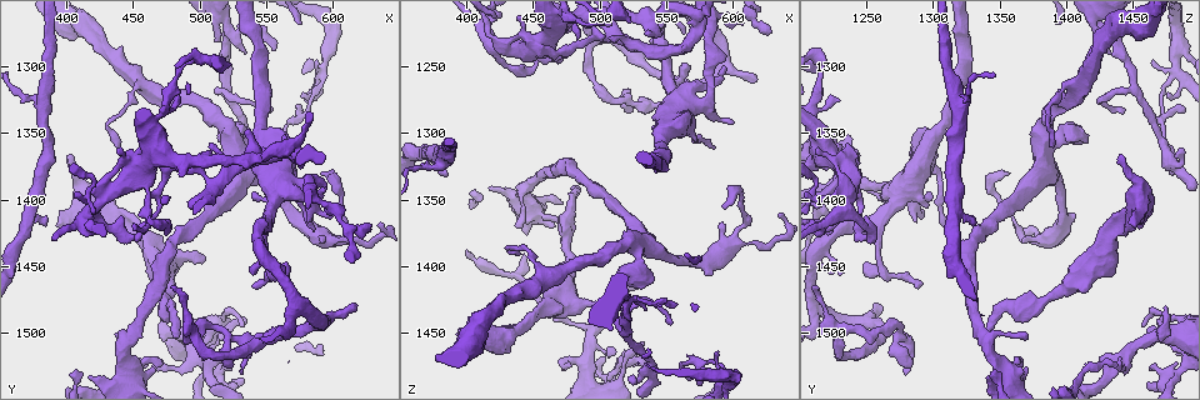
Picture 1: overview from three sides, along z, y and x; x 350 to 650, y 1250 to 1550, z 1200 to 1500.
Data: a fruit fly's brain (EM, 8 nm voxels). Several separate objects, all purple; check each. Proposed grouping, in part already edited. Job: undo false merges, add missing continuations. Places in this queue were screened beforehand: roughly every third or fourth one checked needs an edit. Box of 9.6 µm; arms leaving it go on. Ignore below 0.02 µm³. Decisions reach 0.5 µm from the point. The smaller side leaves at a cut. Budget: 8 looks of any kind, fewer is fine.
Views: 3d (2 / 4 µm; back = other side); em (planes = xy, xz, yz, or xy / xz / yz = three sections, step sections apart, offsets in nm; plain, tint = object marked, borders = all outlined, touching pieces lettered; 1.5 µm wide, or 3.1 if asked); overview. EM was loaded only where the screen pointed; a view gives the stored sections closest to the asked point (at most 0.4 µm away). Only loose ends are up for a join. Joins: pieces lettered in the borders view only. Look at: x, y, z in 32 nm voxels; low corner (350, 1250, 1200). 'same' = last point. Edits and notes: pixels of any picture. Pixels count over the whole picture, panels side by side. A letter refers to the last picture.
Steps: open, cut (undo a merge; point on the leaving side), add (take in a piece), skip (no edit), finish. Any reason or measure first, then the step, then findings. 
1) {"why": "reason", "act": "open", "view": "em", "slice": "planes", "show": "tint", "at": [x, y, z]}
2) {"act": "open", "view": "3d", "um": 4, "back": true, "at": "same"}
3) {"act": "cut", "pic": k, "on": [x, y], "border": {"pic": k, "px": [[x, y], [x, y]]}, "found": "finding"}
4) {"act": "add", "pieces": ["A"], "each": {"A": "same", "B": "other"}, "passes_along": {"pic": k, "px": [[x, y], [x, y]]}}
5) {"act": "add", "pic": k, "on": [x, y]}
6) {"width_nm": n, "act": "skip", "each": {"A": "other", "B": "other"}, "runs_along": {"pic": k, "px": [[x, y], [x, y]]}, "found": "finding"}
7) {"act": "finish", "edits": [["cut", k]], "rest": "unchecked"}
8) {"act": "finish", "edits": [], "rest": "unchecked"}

{"why": "thick end", "act": "open", "view": "3d", "um": 4, "at": [392, 1418, 1452]}

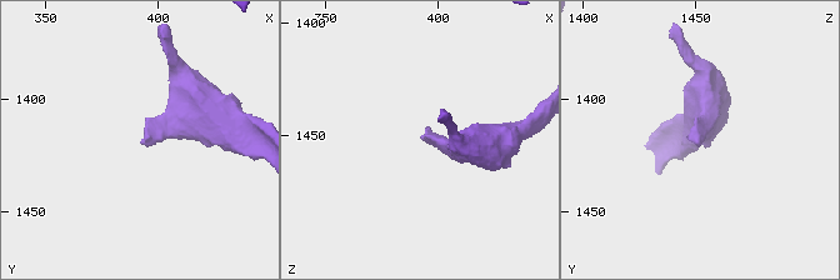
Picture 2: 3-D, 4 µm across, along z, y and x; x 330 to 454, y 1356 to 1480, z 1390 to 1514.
{"why": "need the tissue", "act": "open", "view": "em", "slice": "yz", "step": 8, "show": "borders", "at": [394, 1420, 1452]}

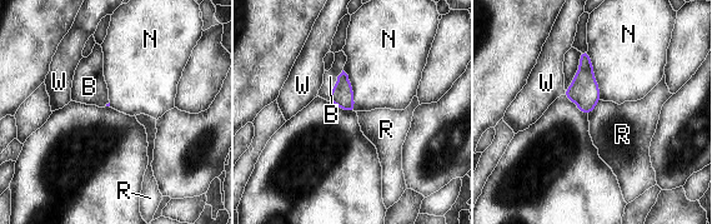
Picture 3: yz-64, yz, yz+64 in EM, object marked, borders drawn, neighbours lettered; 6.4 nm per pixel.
{"act": "add", "pic": 3, "on": [330, 76], "each": {"B": "same", "N": "other", "R": "other", "W": "other"}, "passes_along": {"pic": 3, "px": [[341, 94], [335, 85], [330, 76]]}, "found": "it goes on there"}

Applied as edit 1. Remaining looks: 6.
{"why": "free end", "act": "open", "view": "3d", "um": 4, "back": true, "at": [400, 1364, 1440]}

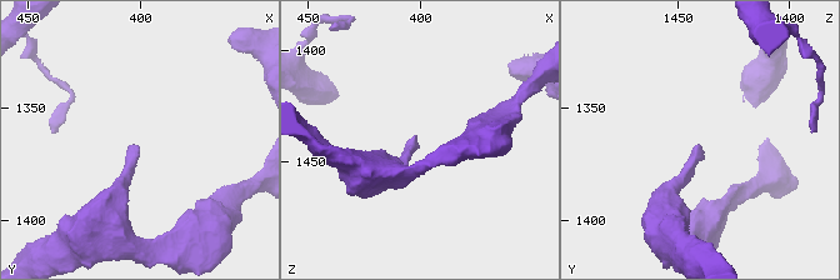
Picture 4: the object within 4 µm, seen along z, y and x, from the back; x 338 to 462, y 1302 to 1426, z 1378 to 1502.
{"why": "shape alone is not enough", "act": "open", "view": "em", "slice": "planes", "show": "borders", "at": [401, 1367, 1440]}

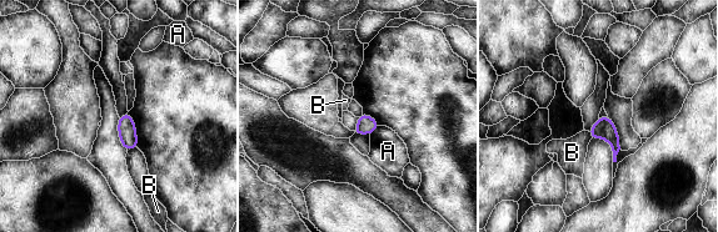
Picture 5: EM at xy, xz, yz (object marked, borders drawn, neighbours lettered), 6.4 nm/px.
{"width_nm": 120, "act": "skip", "each": {"A": "other", "B": "other"}, "border": {"pic": 5, "px": [[587, 131], [591, 139]]}, "found": "none of them fits"}

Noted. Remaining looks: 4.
{"why": "sharp bend", "act": "open", "view": "em", "slice": "xy", "step": 8, "show": "tint", "at": [522, 1500, 1276]}

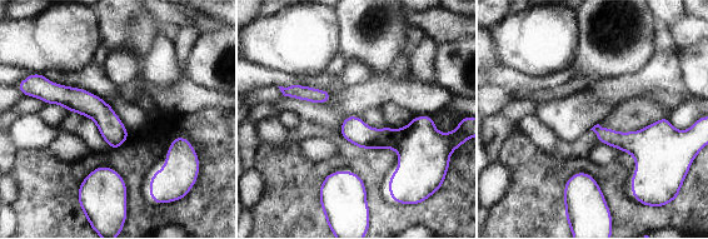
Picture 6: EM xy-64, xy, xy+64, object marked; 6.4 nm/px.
{"act": "open", "view": "em", "slice": "xy", "step": 8, "show": "borders", "at": "same"}

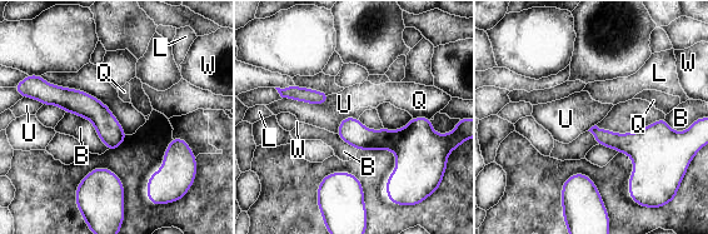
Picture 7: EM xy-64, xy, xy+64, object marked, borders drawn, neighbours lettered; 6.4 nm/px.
{"act": "skip", "each": {"B": "other", "L": "other", "Q": "other", "U": "other", "W": "other"}, "runs_along": {"pic": 7, "px": [[44, 94], [86, 105], [120, 139]]}, "found": "continuous, no second cell"}

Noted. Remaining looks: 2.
{"act": "finish", "edits": [["add", 3]], "rest": "unchecked"}

